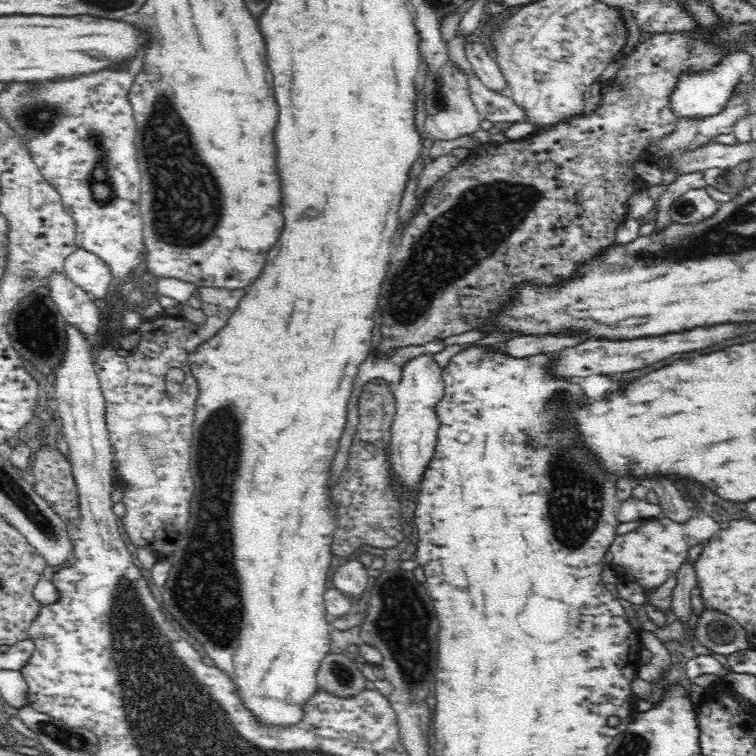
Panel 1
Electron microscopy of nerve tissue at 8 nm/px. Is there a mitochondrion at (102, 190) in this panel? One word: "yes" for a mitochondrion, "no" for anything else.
yes

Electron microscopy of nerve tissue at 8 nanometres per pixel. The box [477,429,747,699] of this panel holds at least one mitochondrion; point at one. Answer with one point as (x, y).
(718, 631)

